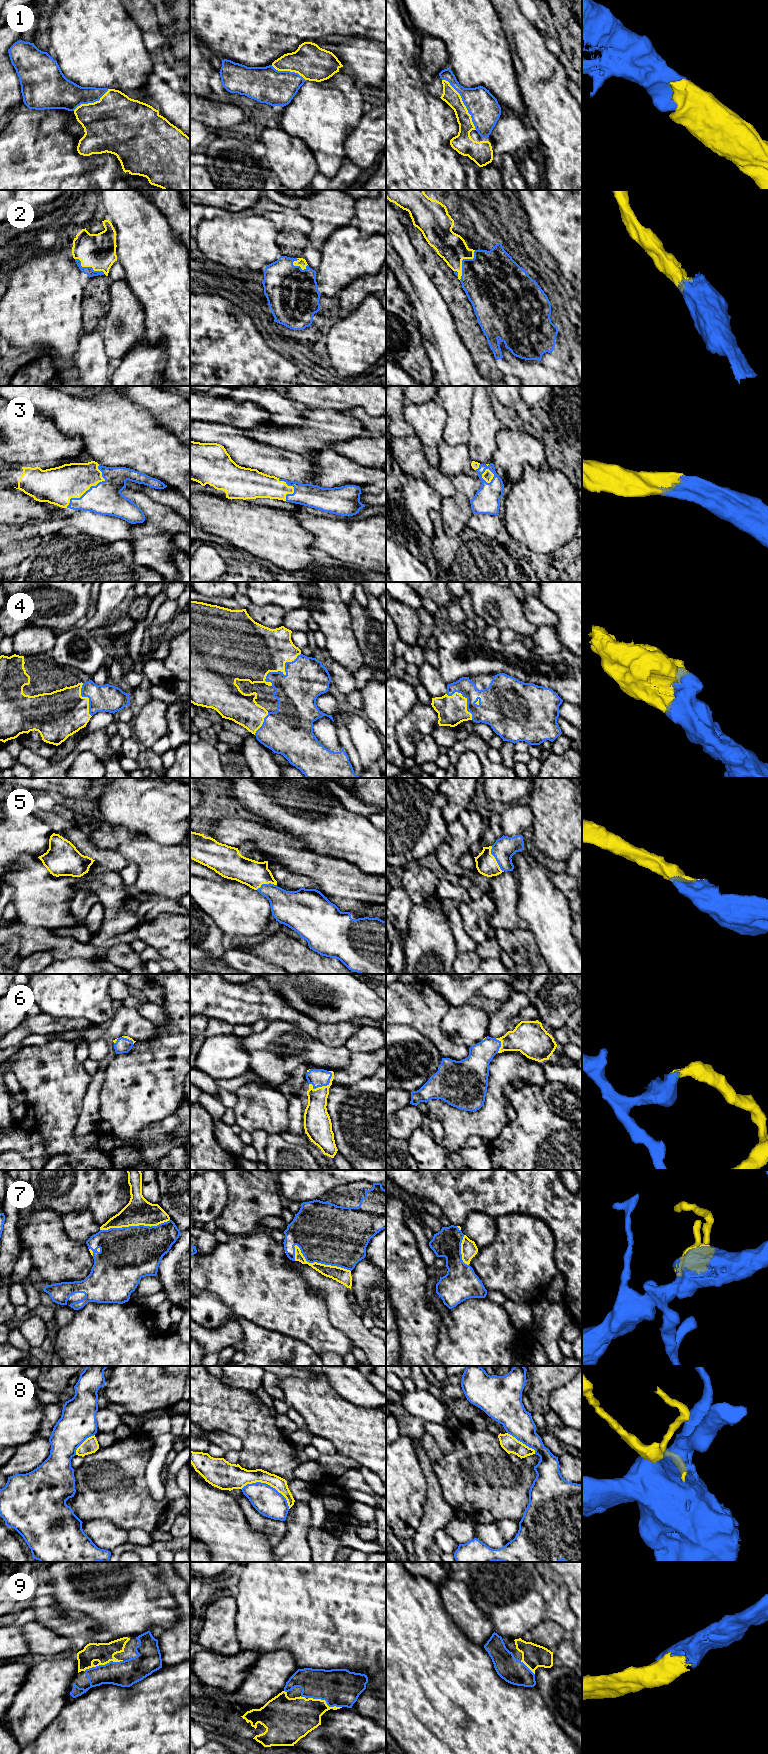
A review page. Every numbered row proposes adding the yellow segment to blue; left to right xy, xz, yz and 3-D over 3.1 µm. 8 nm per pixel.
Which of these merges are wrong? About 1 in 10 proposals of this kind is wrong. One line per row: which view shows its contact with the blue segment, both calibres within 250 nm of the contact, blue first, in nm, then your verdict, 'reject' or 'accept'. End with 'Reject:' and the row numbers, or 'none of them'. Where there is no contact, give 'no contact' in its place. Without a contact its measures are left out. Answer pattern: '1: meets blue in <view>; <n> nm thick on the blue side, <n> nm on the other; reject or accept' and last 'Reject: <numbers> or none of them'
1: meets blue in yz; 240 nm thick on the blue side, 120 nm on the other; accept
2: meets blue in yz; 420 nm thick on the blue side, 220 nm on the other; accept
3: meets blue in xy; 260 nm thick on the blue side, 280 nm on the other; accept
4: meets blue in xz; 340 nm thick on the blue side, 360 nm on the other; accept
5: meets blue in yz; 180 nm thick on the blue side, 170 nm on the other; accept
6: meets blue in xz; 140 nm thick on the blue side, 180 nm on the other; accept
7: meets blue in xz; 480 nm thick on the blue side, 120 nm on the other; accept
8: meets blue in xz; 220 nm thick on the blue side, 180 nm on the other; reject
9: meets blue in xz; 300 nm thick on the blue side, 300 nm on the other; accept
Reject: 8

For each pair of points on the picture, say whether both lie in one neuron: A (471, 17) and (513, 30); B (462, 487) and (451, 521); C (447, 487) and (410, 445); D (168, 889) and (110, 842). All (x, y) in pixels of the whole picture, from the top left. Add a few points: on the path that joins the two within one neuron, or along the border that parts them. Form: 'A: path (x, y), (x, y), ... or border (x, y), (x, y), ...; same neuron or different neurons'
A: border (493, 10), (498, 17), (510, 49); different neurons
B: path (462, 495), (461, 503), (455, 513); same neuron
C: path (436, 479), (412, 456); same neuron
D: path (157, 873), (126, 842); same neuron

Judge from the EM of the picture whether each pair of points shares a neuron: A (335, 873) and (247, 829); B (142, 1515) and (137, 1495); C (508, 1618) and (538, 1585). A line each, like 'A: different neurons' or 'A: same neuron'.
A: same neuron
B: same neuron
C: same neuron

